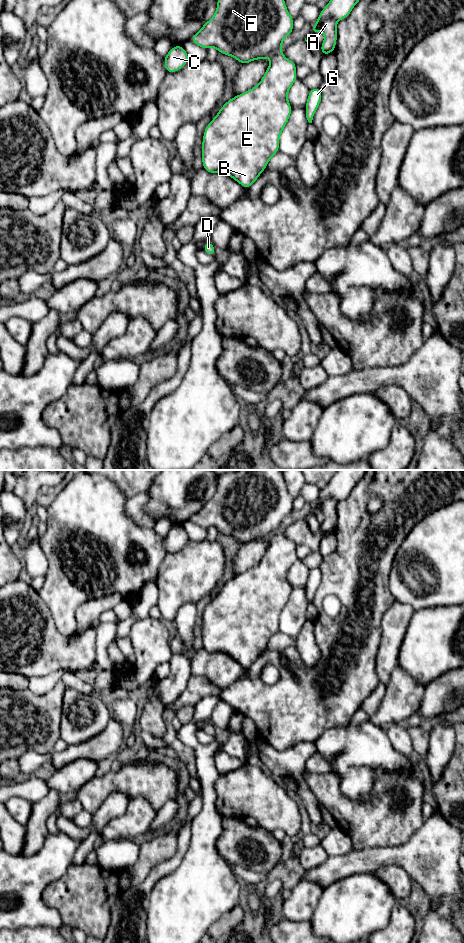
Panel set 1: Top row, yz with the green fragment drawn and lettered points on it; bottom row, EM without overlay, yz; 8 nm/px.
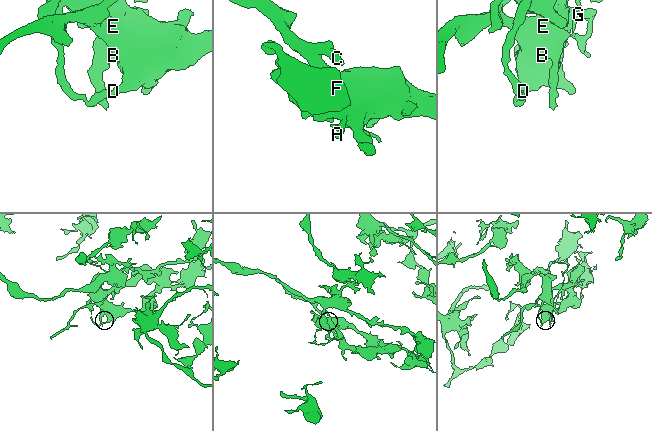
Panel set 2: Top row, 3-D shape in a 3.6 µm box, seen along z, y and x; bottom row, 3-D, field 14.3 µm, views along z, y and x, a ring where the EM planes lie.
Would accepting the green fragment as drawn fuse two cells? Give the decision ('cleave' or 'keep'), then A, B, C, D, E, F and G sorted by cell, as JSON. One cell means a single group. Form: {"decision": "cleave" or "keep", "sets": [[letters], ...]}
{"decision": "keep", "sets": [["A", "B", "C", "D", "E", "F", "G"]]}

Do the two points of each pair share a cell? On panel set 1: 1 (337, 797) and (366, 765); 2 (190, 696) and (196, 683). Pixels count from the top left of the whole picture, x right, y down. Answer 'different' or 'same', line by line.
1: different
2: same

